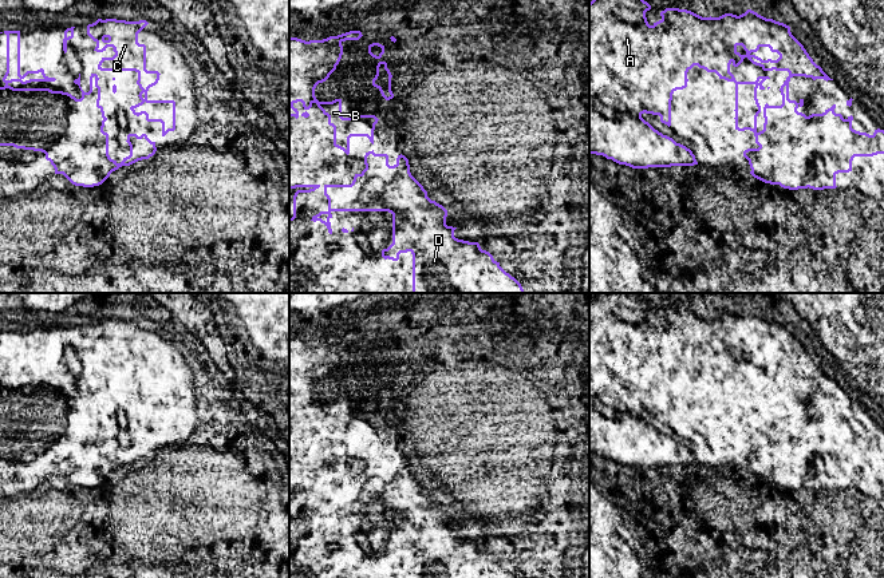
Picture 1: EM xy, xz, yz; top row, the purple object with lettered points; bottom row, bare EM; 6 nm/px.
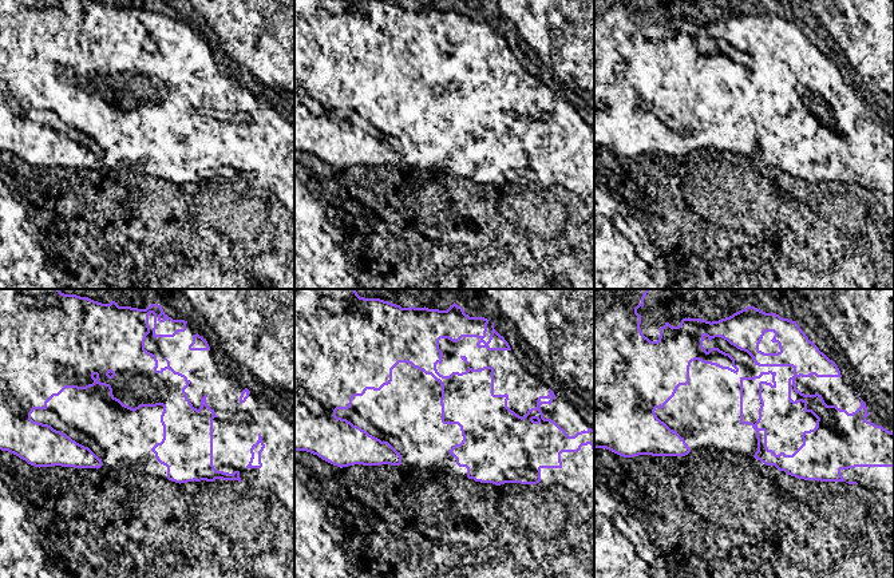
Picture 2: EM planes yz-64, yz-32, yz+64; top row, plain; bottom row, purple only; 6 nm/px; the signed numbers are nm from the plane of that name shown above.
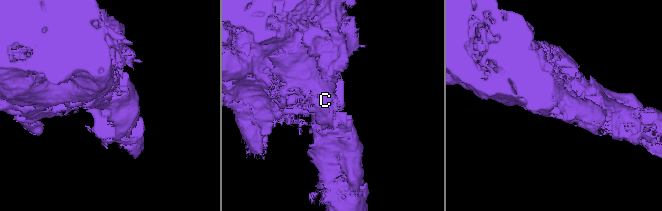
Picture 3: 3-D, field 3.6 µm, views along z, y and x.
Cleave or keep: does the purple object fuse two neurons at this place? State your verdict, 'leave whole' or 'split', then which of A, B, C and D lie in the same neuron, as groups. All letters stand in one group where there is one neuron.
leave whole | A B C D

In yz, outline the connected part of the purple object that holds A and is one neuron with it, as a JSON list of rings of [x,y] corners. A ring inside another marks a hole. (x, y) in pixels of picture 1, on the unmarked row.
[[[595,293],[589,302],[589,455],[603,455],[619,464],[632,468],[648,467],[671,467],[671,466],[694,466],[698,464],[695,455],[686,446],[676,443],[672,438],[663,435],[655,429],[642,415],[659,415],[660,421],[671,425],[671,400],[676,389],[687,387],[687,372],[698,365],[707,372],[715,372],[719,379],[735,383],[735,429],[750,429],[754,432],[758,448],[747,448],[743,456],[749,460],[750,474],[770,484],[780,484],[784,488],[836,488],[836,475],[838,472],[852,471],[852,460],[855,456],[873,456],[884,454],[884,429],[875,429],[872,435],[852,428],[853,416],[842,417],[836,413],[833,404],[822,413],[812,413],[806,416],[797,408],[804,405],[804,399],[789,399],[789,381],[793,376],[805,376],[824,380],[830,379],[820,365],[809,356],[804,345],[792,334],[790,326],[766,318],[757,312],[747,309],[737,316],[725,313],[719,317],[702,317],[691,310],[679,308],[666,308],[660,312],[662,318],[652,325],[648,324],[646,312],[651,305],[643,300],[642,293]],[[761,347],[769,347],[771,352],[777,352],[777,360],[762,360],[754,353]],[[747,357],[753,364],[759,365],[763,371],[788,371],[789,376],[781,385],[781,405],[769,405],[762,408],[757,399],[757,389],[765,389],[762,383],[769,376],[758,376],[755,381],[737,381],[730,372],[730,365],[738,367]],[[763,412],[763,429],[757,431],[757,416]]]

